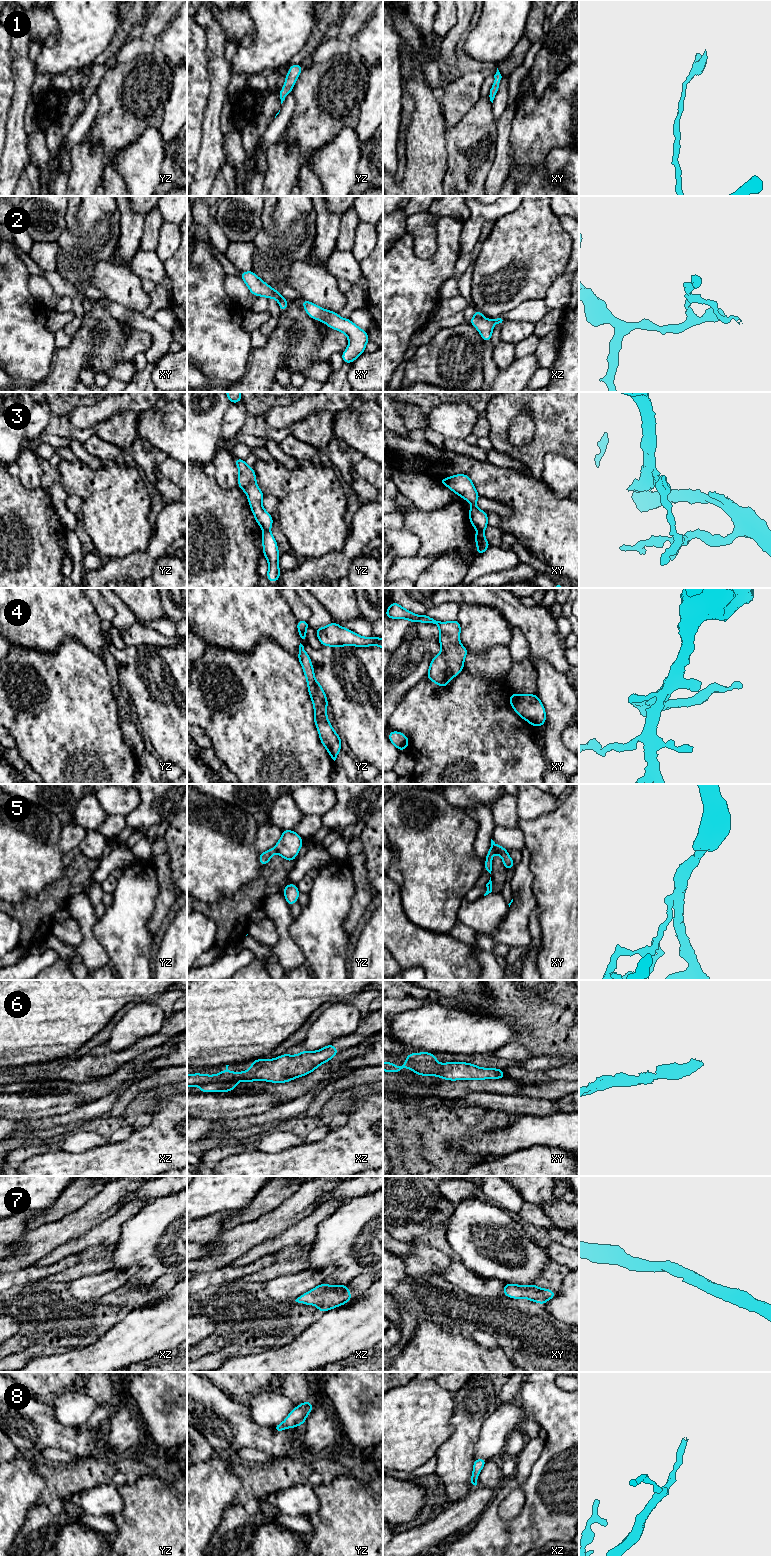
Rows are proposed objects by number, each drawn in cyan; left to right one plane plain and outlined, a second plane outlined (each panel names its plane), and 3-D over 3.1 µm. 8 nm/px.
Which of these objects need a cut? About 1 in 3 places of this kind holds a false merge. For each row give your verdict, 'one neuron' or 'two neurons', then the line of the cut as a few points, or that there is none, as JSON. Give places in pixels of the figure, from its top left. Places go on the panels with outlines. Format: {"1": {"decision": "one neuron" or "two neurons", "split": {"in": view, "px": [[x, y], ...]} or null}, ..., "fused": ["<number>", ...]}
{"1": {"decision": "one neuron", "split": null}, "2": {"decision": "two neurons", "split": {"in": "xz", "px": [[474, 316], [482, 318]]}}, "3": {"decision": "two neurons", "split": {"in": "yz", "px": [[263, 530], [269, 531]]}}, "4": {"decision": "one neuron", "split": null}, "5": {"decision": "two neurons", "split": {"in": "xy", "px": [[491, 845], [497, 852]]}}, "6": {"decision": "one neuron", "split": null}, "7": {"decision": "one neuron", "split": null}, "8": {"decision": "one neuron", "split": null}, "fused": ["2", "3", "5"]}

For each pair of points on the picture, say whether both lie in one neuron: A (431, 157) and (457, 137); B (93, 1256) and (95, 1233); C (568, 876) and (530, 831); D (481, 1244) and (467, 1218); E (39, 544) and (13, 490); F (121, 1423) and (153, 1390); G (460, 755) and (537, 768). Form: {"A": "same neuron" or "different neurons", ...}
{"A": "different neurons", "B": "different neurons", "C": "same neuron", "D": "same neuron", "E": "same neuron", "F": "different neurons", "G": "same neuron"}

